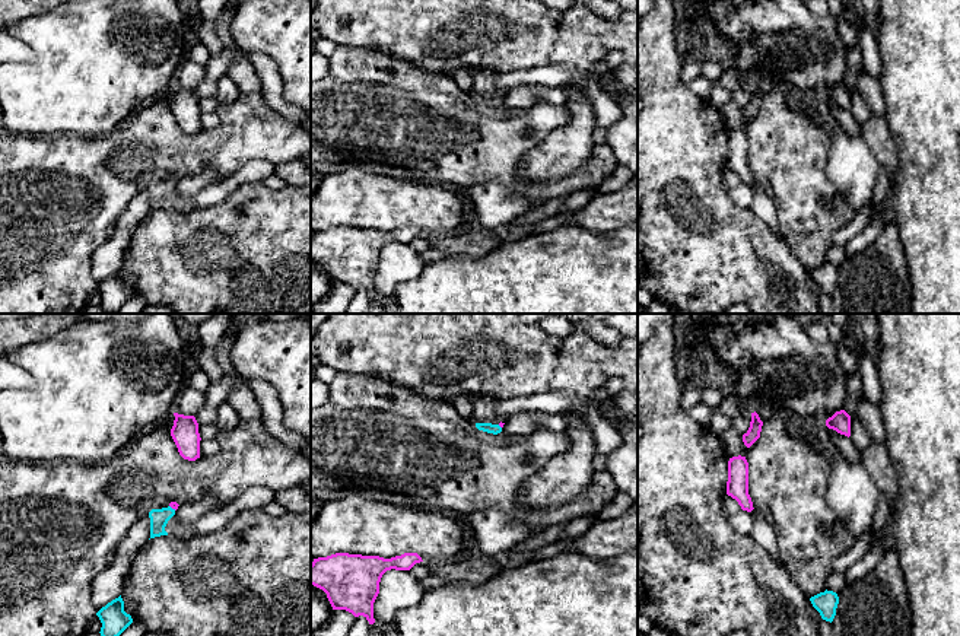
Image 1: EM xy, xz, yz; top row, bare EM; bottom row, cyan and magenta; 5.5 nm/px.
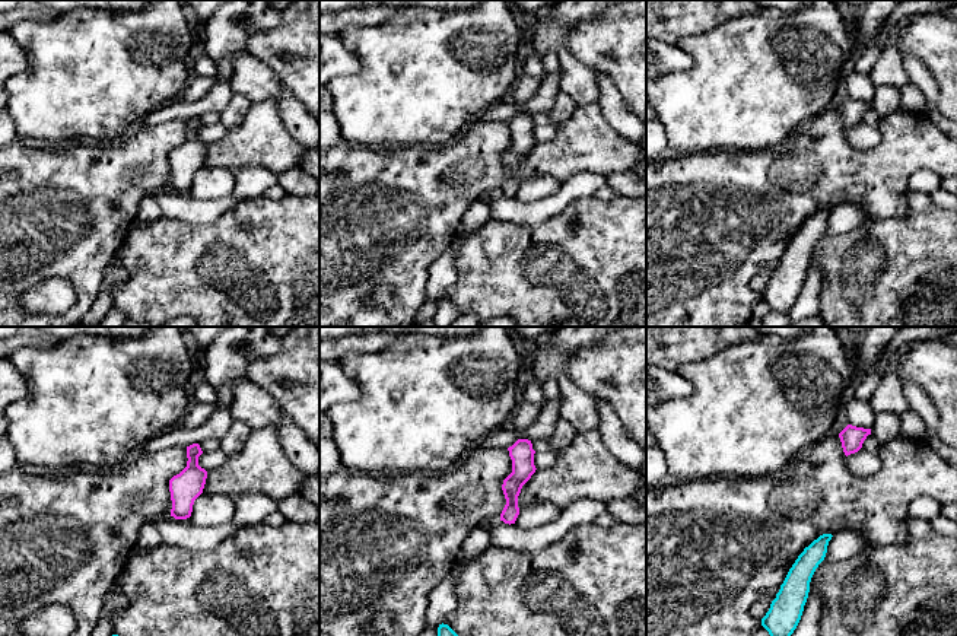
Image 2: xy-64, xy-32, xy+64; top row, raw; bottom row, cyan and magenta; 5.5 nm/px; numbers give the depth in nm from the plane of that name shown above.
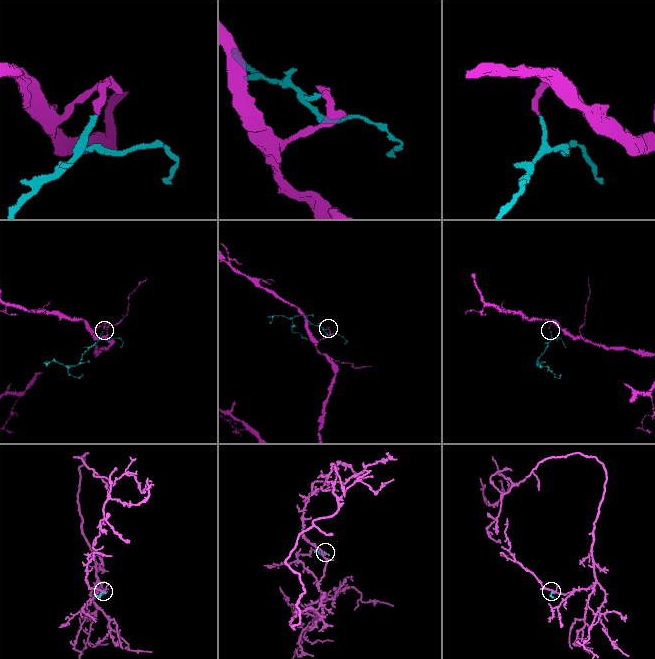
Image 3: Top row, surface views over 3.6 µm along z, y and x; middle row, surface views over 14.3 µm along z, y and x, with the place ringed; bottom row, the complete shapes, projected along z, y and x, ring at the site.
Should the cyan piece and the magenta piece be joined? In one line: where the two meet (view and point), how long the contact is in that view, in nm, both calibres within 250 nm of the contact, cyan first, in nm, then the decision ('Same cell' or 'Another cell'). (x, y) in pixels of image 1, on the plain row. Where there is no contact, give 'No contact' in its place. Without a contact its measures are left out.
Touches cyan at xy (171, 181). Shared border 50 nm. Thickness 100 nm (cyan) against 50 nm. Same cell

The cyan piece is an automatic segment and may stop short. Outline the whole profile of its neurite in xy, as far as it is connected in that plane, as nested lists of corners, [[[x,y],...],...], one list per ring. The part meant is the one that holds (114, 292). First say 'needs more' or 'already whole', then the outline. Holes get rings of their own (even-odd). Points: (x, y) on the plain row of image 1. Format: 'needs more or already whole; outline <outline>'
already whole; outline [[[121,268],[102,280],[96,289],[102,296],[99,306],[104,312],[118,311],[133,296],[131,289],[124,284]]]

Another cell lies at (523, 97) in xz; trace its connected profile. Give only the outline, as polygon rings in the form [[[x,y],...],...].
[[[518,85],[502,101],[509,109],[530,109],[535,104],[538,104],[538,85]]]

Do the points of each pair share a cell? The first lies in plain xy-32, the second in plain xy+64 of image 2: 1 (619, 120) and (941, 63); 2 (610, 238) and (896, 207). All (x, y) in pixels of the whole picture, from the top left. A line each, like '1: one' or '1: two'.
1: two
2: two

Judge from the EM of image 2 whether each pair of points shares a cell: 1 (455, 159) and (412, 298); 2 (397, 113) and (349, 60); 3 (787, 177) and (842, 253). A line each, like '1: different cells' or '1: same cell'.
1: same cell
2: different cells
3: different cells

